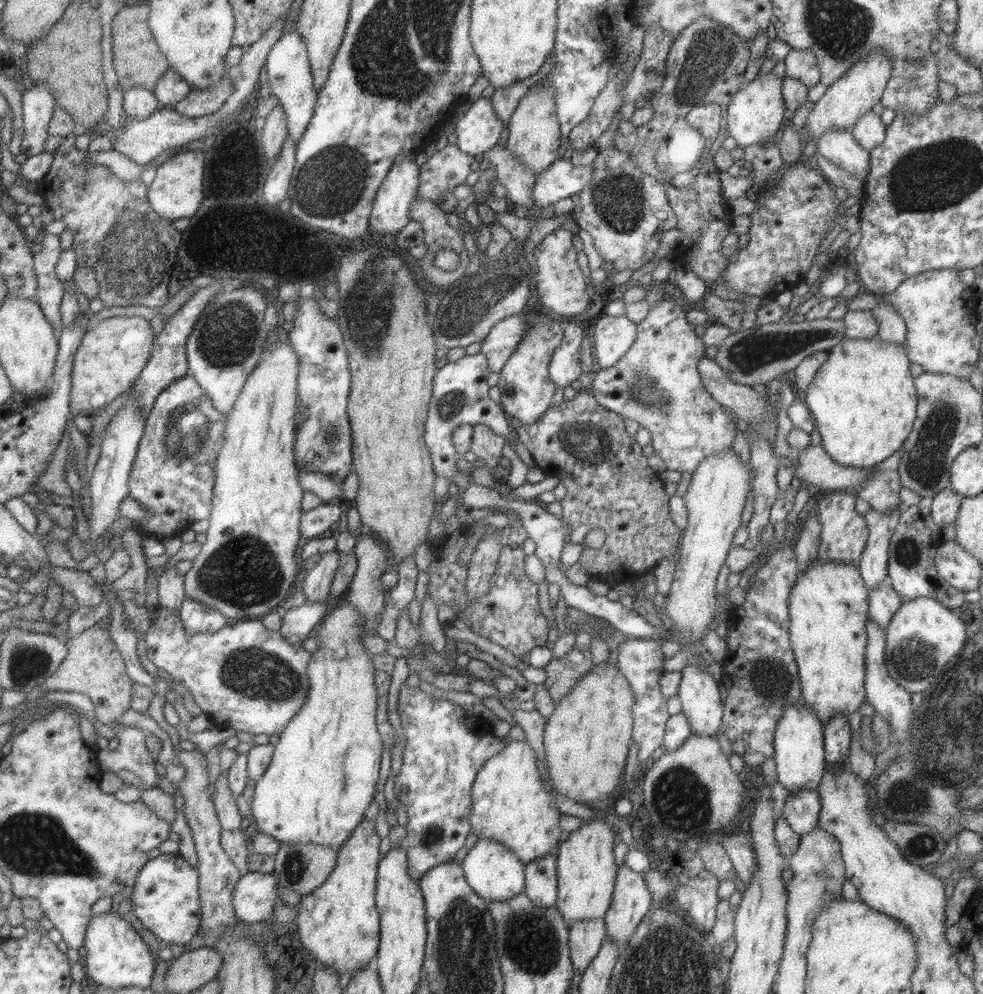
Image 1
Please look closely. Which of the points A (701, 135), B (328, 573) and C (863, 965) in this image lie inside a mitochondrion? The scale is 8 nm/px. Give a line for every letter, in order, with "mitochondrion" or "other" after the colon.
A: other
B: other
C: other

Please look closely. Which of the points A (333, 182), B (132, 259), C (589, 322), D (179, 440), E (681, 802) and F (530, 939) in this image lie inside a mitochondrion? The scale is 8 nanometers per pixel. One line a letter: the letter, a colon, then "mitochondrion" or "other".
A: mitochondrion
B: mitochondrion
C: other
D: mitochondrion
E: mitochondrion
F: mitochondrion

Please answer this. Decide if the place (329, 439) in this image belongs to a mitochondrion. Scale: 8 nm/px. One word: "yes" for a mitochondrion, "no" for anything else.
yes

